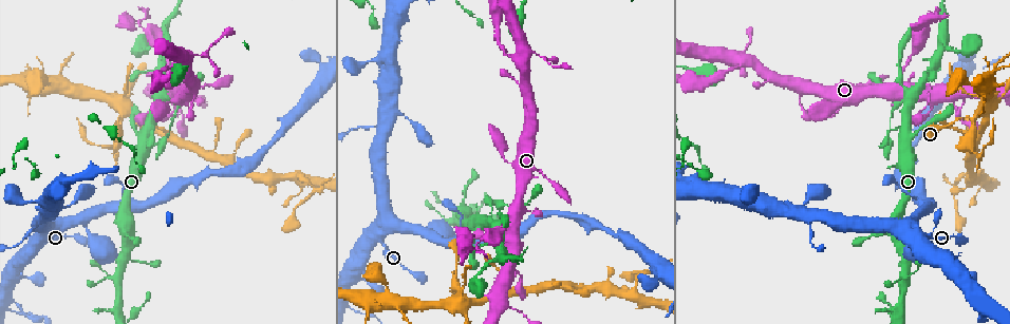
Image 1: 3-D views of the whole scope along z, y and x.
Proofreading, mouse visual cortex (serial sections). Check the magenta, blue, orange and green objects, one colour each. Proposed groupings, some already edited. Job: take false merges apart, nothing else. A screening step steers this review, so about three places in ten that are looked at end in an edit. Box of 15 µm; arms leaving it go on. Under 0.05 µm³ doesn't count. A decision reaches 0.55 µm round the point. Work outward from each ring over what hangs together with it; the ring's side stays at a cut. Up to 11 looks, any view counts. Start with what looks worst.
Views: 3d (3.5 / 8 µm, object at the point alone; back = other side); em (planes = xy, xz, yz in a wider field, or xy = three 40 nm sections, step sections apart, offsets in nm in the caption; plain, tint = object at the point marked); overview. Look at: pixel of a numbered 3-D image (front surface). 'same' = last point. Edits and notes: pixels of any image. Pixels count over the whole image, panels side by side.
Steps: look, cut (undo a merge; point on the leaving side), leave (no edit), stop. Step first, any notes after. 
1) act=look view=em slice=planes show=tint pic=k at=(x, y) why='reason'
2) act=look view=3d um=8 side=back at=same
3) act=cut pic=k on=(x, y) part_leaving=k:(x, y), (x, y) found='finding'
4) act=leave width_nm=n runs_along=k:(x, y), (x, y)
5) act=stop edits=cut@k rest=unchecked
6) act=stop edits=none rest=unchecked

act=look view=3d um=8 pic=1 at=(910, 136) why='four or more arms meet'

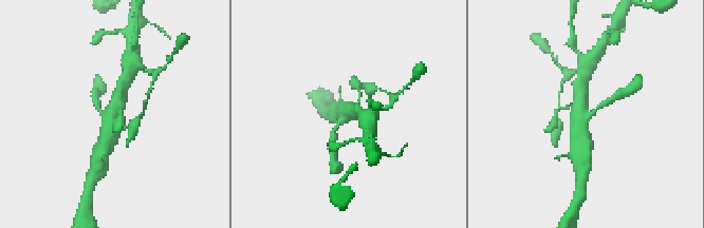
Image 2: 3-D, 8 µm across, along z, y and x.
act=look view=em slice=xy step=3 show=tint pic=2 at=(345, 119) why='shape alone is not enough'

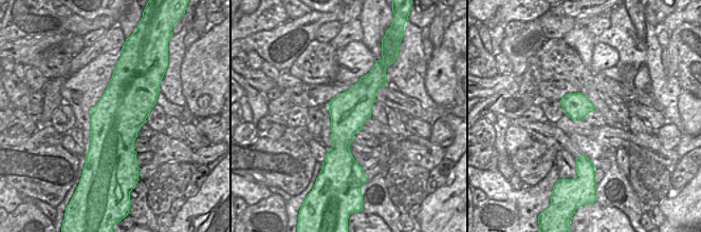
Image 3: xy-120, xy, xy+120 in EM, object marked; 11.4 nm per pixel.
act=leave runs_along=2:(104, 146), (122, 89) found='all the same cell'

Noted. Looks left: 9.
act=look view=3d um=8 pic=1 at=(37, 225) why='sharp bend'

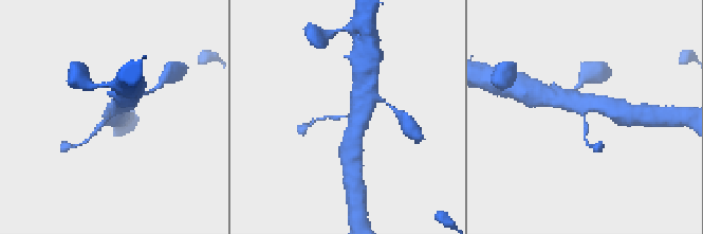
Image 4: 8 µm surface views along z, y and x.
act=look view=em slice=xy step=2 show=tint pic=4 at=(343, 115) arm_widths_nm=100,500 why='now the EM'

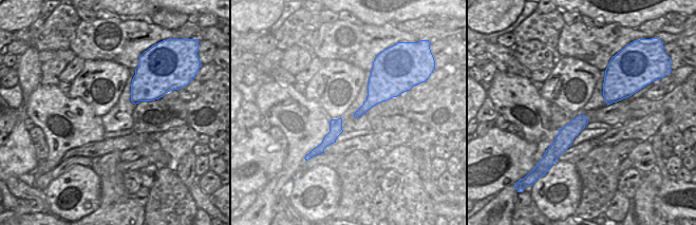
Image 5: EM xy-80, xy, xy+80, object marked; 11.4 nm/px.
act=leave runs_along=4:(122, 102), (86, 141) found='one cell here'

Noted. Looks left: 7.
act=look view=3d um=3.5 pic=1 at=(388, 293) why='sudden change in width'

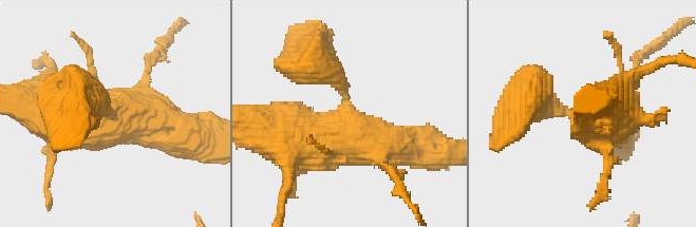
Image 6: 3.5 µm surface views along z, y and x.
act=look view=em slice=xy step=1 show=tint pic=6 at=(111, 112) why='now the EM'

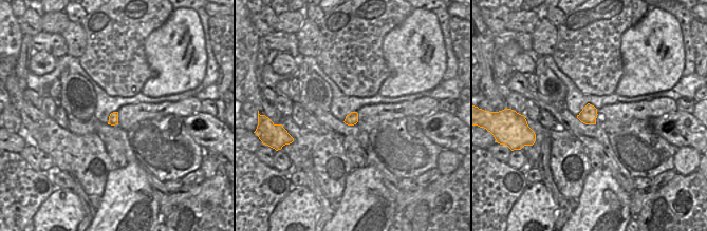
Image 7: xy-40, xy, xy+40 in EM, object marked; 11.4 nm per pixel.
act=leave runs_along=6:(177, 132), (83, 102), (44, 109) found='continuous, no second cell'

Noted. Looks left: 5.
act=look view=3d um=3.5 pic=1 at=(895, 83) why='three-way junction'

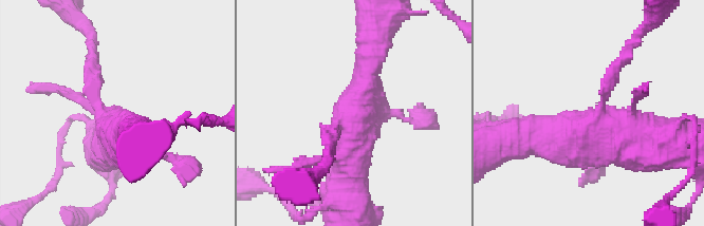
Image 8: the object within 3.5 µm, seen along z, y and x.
act=look view=em slice=xy step=2 show=tint pic=8 at=(602, 117) why='need the tissue'

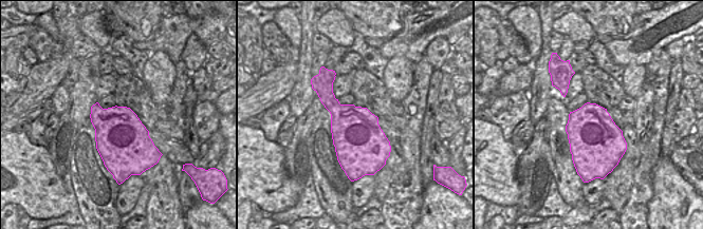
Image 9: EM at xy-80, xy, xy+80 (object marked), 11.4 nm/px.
act=cut pic=8 on=(614, 66) part_leaving=8:(605, 98), (612, 73), (648, 24) found='two cells meet here'

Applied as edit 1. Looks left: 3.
act=look view=3d um=3.5 pic=1 at=(969, 144) why='branch point'

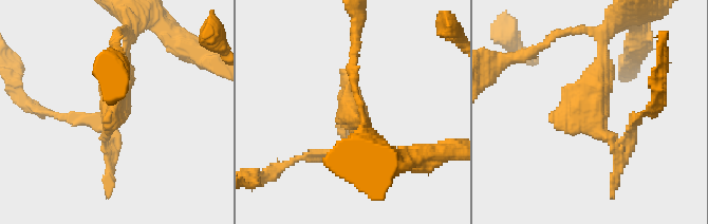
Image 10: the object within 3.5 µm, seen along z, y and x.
act=look view=em slice=xy step=5 show=tint pic=10 at=(591, 112)

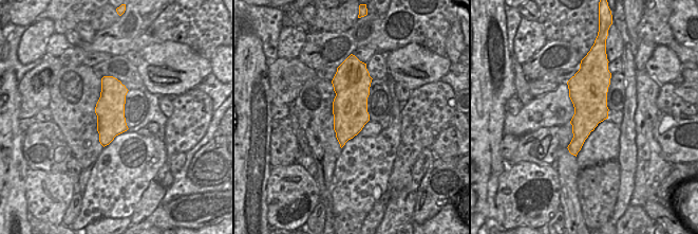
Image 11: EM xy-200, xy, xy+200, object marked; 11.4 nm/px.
act=cut pic=10 on=(110, 180) found='two cells meet here'

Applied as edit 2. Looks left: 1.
act=stop edits=cut@8,cut@10 rest=unchecked

